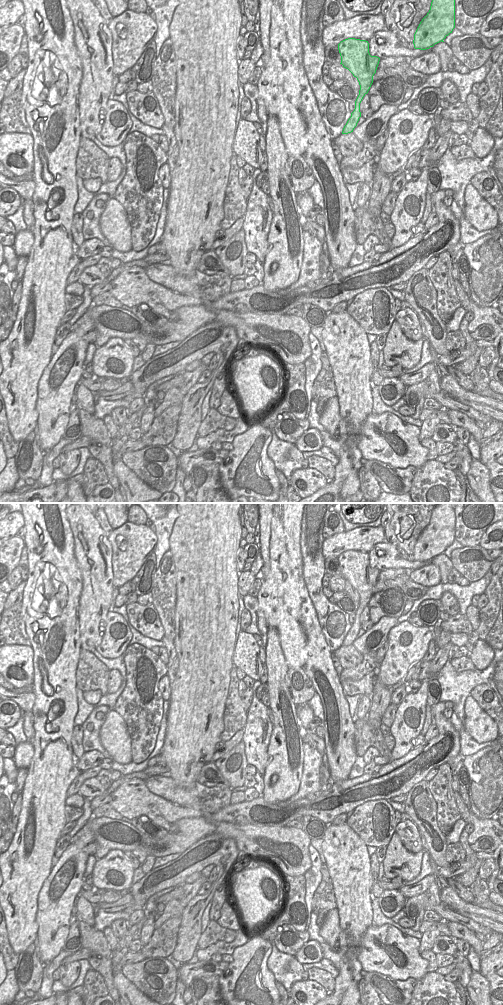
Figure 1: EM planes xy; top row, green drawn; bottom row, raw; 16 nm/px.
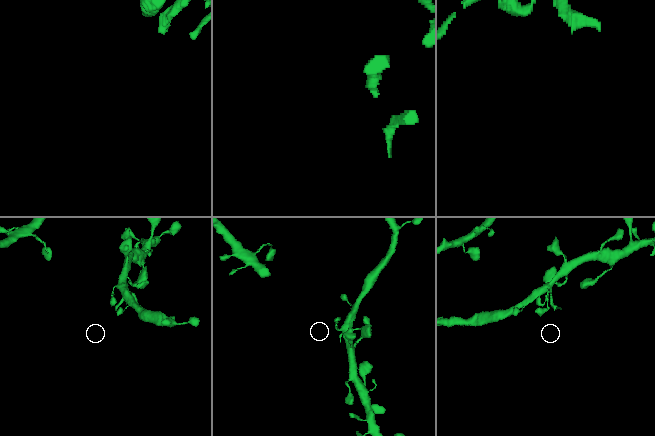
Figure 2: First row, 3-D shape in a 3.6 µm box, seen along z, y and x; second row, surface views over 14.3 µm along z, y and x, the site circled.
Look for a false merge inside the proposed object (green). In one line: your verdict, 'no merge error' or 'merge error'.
merge error

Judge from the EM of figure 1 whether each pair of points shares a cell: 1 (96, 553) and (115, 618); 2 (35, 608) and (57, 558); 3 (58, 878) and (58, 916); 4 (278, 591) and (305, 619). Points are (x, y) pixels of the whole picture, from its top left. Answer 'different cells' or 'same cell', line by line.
1: different cells
2: same cell
3: same cell
4: different cells

